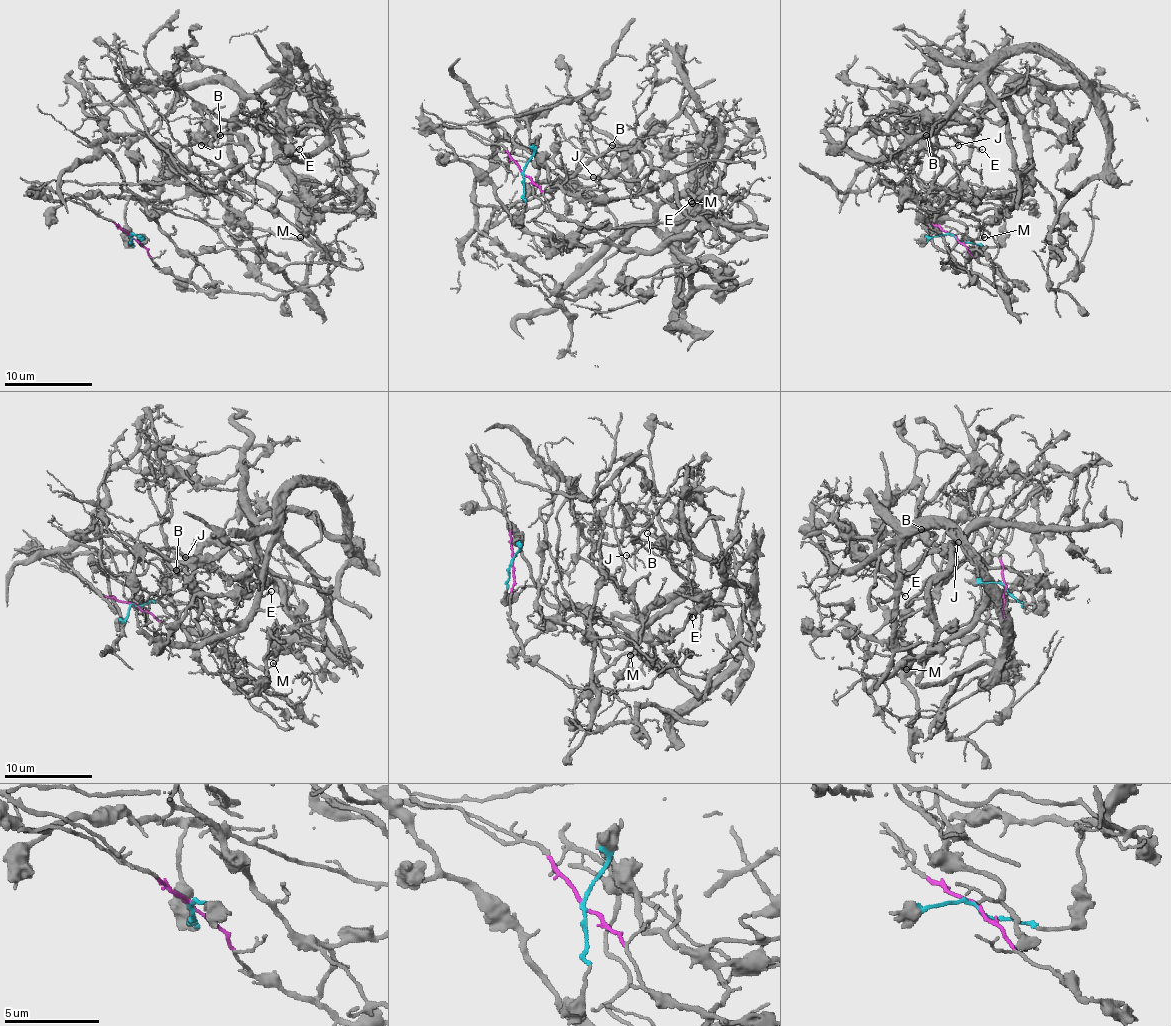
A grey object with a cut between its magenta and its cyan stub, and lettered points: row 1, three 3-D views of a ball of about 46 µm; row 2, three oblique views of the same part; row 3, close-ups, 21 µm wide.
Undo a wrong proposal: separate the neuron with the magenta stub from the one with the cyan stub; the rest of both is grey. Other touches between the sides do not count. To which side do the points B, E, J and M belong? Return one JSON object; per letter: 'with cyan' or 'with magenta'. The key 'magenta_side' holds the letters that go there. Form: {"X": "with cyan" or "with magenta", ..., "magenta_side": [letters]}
{"B": "with cyan", "E": "with cyan", "J": "with cyan", "M": "with cyan", "magenta_side": []}

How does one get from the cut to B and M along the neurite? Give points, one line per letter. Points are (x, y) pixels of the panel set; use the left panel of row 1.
B: (132, 236), (125, 205), (220, 172), (229, 126), (262, 104), (220, 134)
M: (132, 236), (132, 198), (152, 200), (174, 176), (226, 167), (297, 198), (306, 207), (299, 238)

